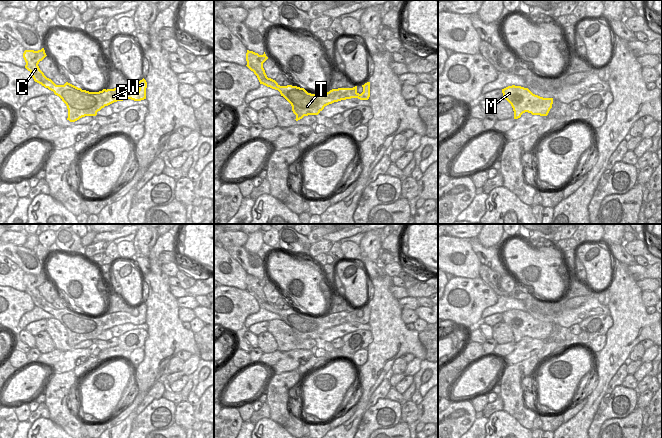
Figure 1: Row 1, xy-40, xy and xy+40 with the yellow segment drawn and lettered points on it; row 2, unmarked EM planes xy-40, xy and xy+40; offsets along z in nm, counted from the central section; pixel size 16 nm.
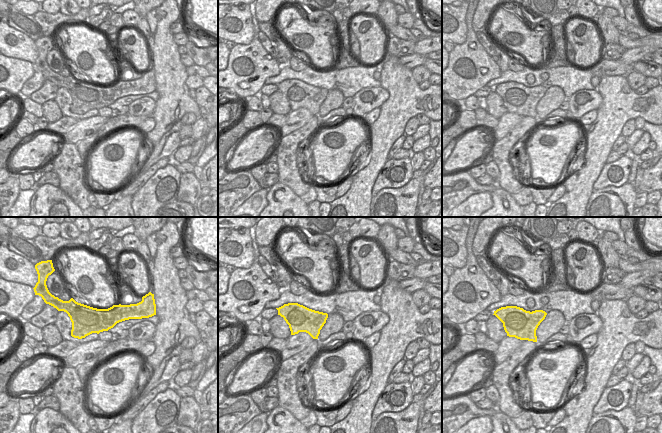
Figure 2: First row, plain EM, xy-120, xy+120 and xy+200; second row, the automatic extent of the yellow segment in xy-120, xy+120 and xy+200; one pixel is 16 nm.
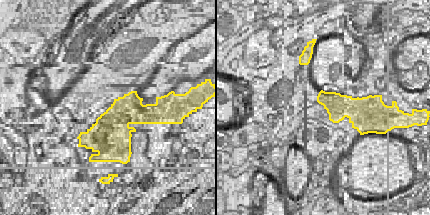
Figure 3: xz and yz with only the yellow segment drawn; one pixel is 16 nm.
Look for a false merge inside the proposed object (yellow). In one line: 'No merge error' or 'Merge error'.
Merge error.

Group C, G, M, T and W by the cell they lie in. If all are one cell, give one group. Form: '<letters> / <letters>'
C G T W / M

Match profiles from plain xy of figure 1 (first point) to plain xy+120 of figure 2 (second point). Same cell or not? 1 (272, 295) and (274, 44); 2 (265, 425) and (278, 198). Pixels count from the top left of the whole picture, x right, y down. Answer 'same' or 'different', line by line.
1: different
2: same

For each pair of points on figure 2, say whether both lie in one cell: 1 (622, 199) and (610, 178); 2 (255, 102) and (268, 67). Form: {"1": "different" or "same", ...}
{"1": "different", "2": "different"}

